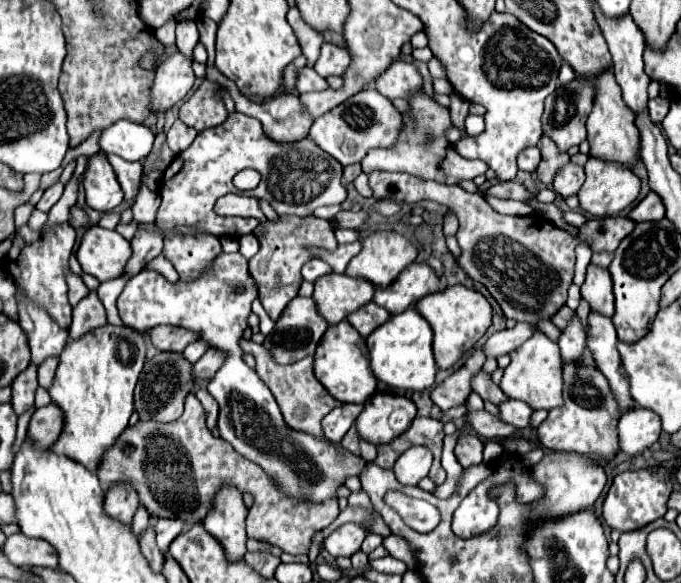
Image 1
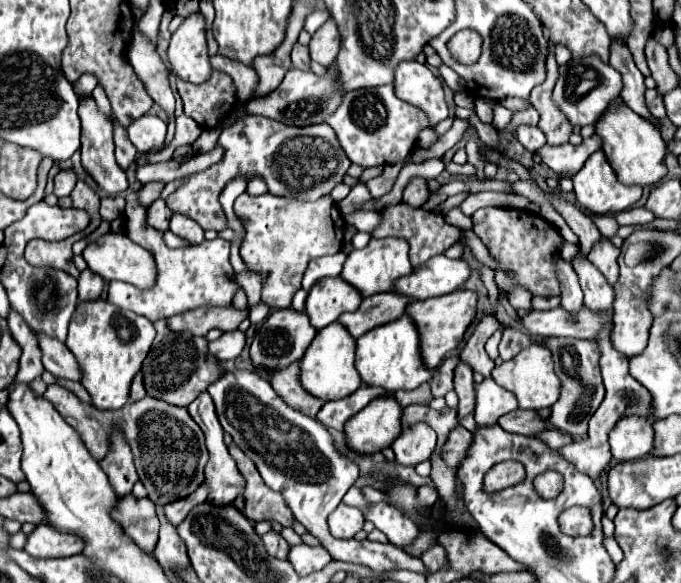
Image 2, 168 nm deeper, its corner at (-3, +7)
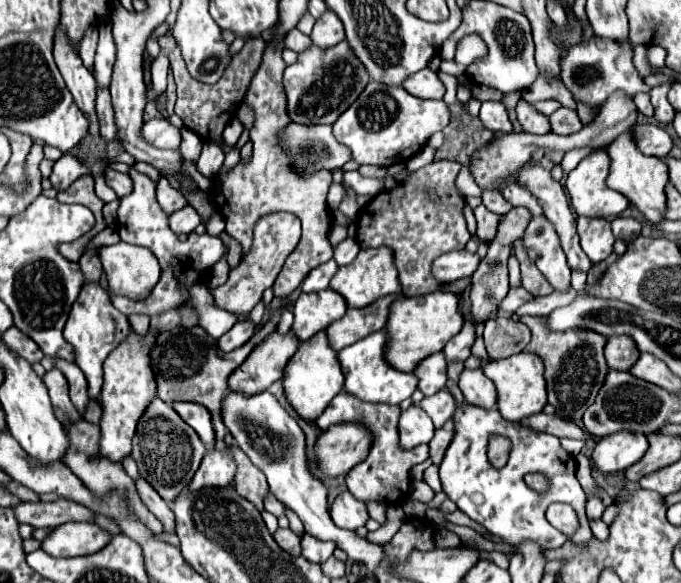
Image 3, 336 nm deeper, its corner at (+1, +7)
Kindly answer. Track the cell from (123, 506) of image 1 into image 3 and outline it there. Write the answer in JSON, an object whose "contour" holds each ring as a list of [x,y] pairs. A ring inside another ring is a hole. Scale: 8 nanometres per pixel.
{"contour":[[[132,333],[132,337],[128,337],[124,345],[116,347],[104,361],[104,387],[100,393],[102,405],[100,455],[114,463],[122,463],[130,455],[136,423],[144,409],[148,407],[148,401],[156,395],[156,383],[152,377],[152,369],[148,365],[148,353],[152,345],[154,333],[148,333],[146,339],[140,339],[136,333]]]}

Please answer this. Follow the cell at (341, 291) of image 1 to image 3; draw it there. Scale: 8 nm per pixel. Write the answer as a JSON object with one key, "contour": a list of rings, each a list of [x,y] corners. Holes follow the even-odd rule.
{"contour":[[[330,287],[316,293],[300,293],[294,303],[292,331],[300,341],[306,341],[318,331],[326,329],[332,321],[344,317],[346,309],[348,305],[344,297]]]}

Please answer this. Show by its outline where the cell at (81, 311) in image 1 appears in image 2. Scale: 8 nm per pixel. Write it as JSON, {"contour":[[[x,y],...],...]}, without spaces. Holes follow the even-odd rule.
{"contour":[[[84,269],[78,277],[78,299],[80,301],[92,301],[98,299],[104,289],[104,279],[96,275],[90,269]]]}

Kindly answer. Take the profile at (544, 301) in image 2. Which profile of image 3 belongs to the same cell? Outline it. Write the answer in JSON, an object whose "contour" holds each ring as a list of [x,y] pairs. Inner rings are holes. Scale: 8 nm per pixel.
{"contour":[[[518,287],[518,289],[510,289],[508,291],[508,297],[504,297],[504,301],[500,303],[500,307],[504,309],[504,311],[516,311],[518,307],[522,307],[524,303],[528,303],[530,299],[534,299],[532,297],[532,293],[528,293],[524,287]]]}

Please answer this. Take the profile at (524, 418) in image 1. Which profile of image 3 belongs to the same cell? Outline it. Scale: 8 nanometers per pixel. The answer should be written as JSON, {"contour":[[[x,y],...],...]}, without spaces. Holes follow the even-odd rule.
{"contour":[[[464,369],[460,375],[460,381],[458,381],[458,387],[462,389],[464,399],[470,405],[476,405],[482,409],[496,409],[496,401],[498,401],[496,387],[482,373],[482,369],[474,369],[474,371]]]}

